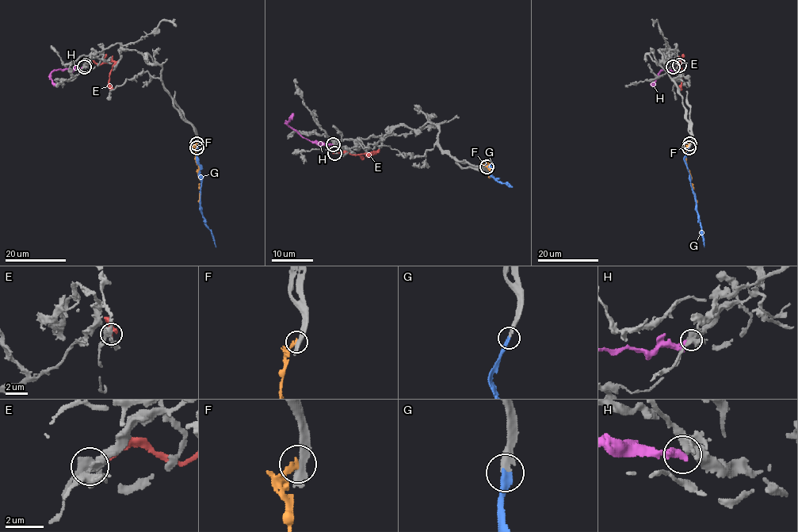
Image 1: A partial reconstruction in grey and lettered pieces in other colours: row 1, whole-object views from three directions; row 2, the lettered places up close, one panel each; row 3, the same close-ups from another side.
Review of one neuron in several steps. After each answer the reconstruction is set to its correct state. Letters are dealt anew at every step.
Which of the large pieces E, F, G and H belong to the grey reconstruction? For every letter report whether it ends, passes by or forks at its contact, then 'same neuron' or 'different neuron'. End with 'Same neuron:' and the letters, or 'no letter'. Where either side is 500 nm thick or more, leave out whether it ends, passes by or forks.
E: different neuron
F: it ends | different neuron
G: it ends | same neuron
H: it ends | different neuron
Same neuron: G

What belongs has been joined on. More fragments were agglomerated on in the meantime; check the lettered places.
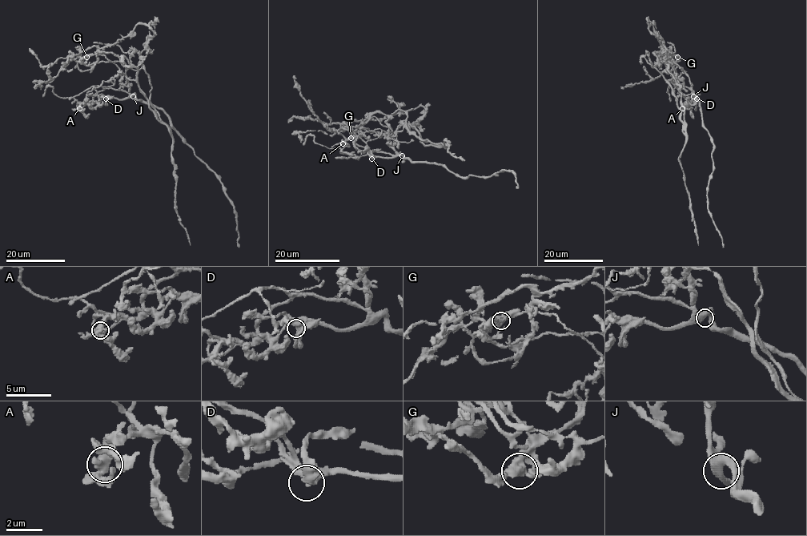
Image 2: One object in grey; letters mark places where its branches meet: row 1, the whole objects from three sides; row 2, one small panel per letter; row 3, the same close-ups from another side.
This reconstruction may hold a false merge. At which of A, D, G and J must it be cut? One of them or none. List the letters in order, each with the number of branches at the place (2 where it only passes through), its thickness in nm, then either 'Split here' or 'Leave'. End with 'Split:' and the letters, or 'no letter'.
A: Branches: 2. Thickness 600 nm. Leave
D: Branches: 2. Thickness 420 nm. Leave
G: Branches: 2. Thickness 600 nm. Split here
J: Branches: 2. Thickness 500 nm. Leave
Split: G

